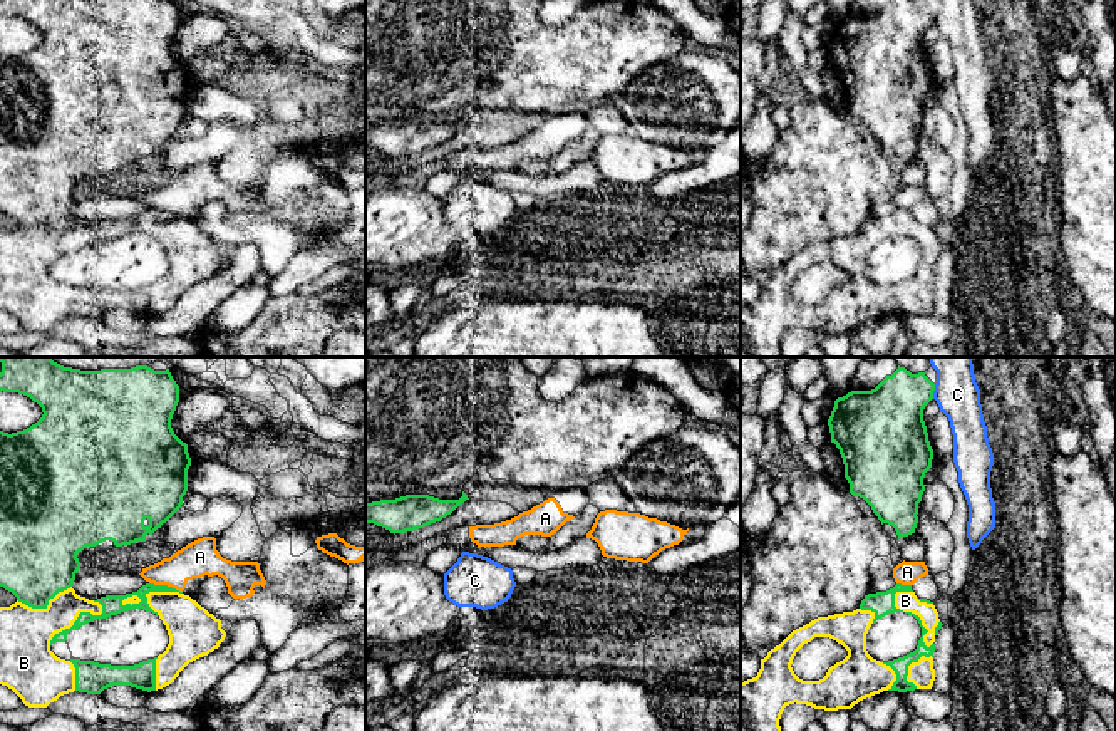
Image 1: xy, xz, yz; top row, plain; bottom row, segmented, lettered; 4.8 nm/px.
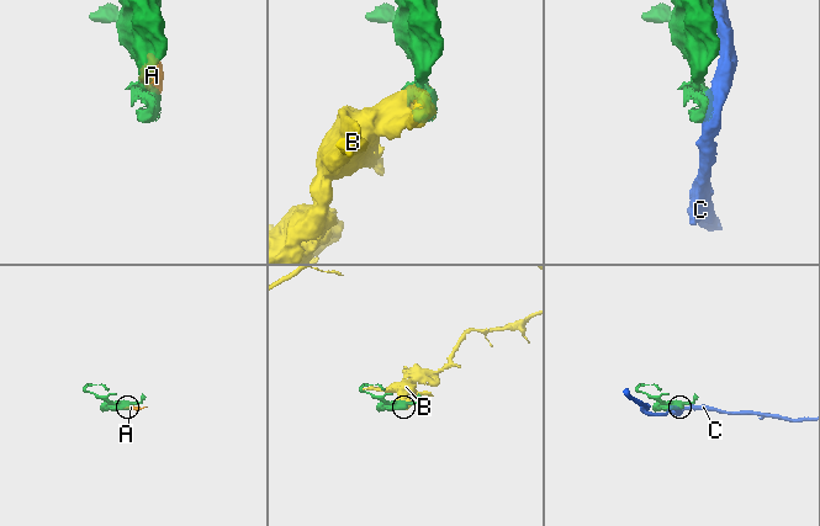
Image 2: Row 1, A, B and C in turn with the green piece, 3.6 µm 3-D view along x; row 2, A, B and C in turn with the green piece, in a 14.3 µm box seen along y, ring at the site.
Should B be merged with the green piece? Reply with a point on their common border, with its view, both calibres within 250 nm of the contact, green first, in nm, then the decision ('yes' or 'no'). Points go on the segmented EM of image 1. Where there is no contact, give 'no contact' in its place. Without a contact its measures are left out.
contact yz (914, 614); calibres 70 and 100 nm; yes

